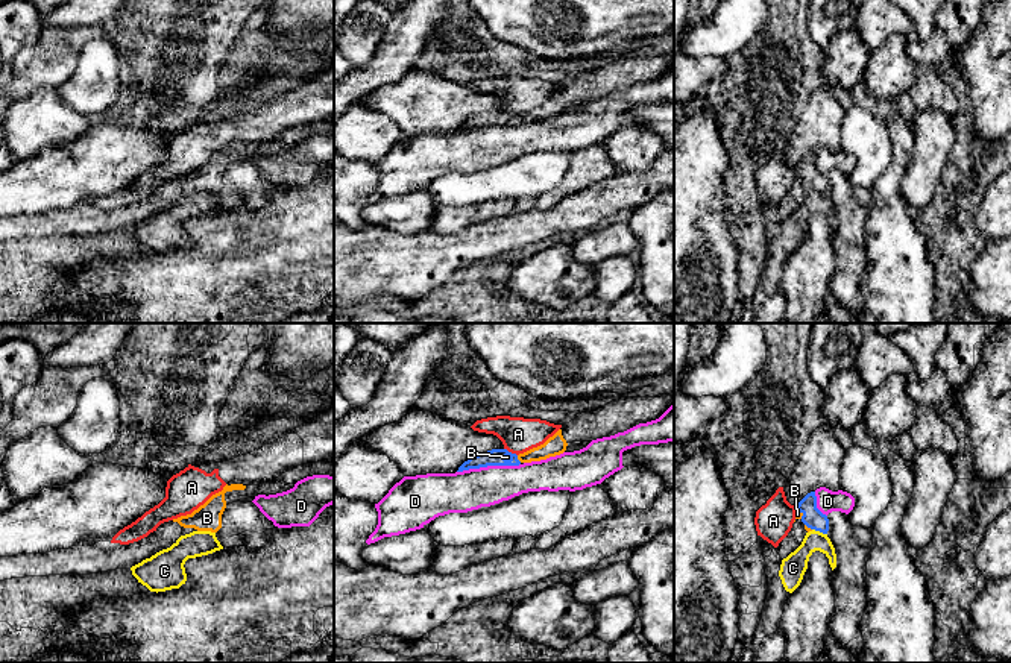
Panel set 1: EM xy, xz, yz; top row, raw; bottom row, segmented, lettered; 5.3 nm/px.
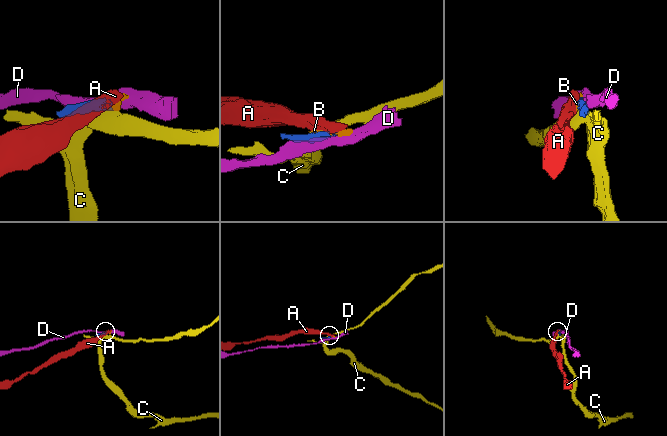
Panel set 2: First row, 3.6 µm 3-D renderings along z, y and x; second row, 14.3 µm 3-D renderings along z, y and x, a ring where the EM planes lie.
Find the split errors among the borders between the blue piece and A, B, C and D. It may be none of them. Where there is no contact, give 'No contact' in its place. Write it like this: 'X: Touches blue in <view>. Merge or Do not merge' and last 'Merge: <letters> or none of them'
A: Touches blue in xz. Do not merge
B: Touches blue in xz. Merge
C: Touches blue in yz. Do not merge
D: Touches blue in xz. Do not merge
Merge: B

